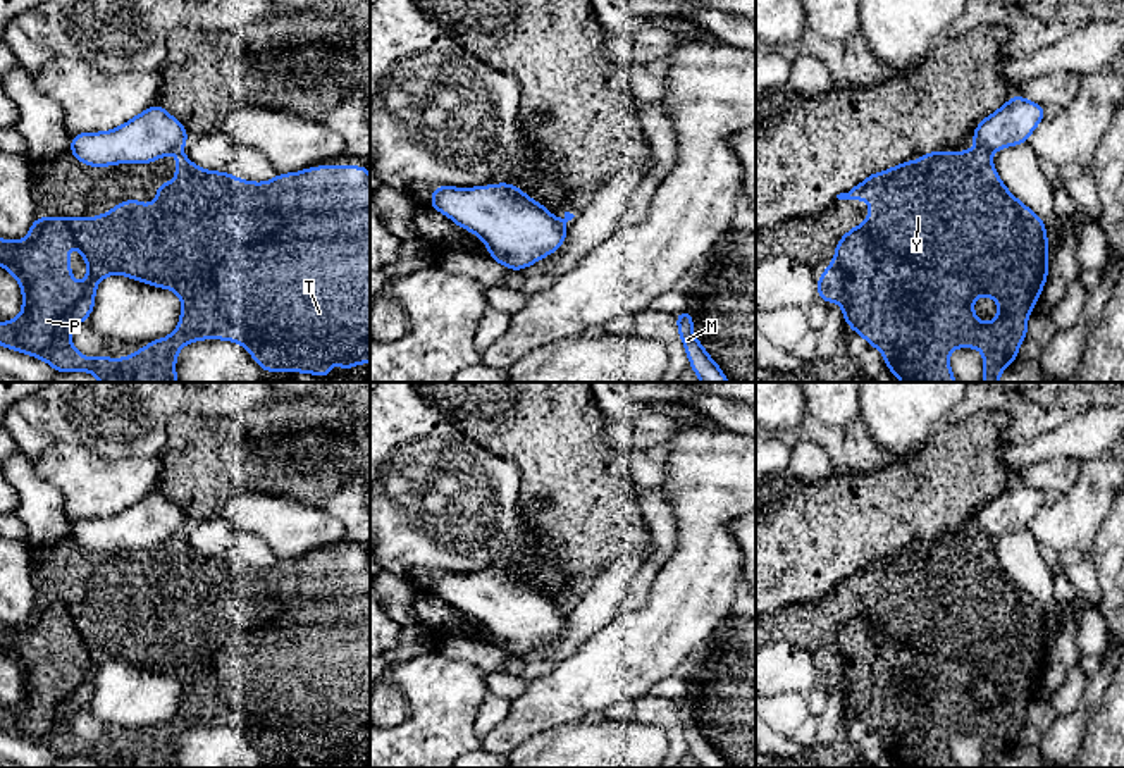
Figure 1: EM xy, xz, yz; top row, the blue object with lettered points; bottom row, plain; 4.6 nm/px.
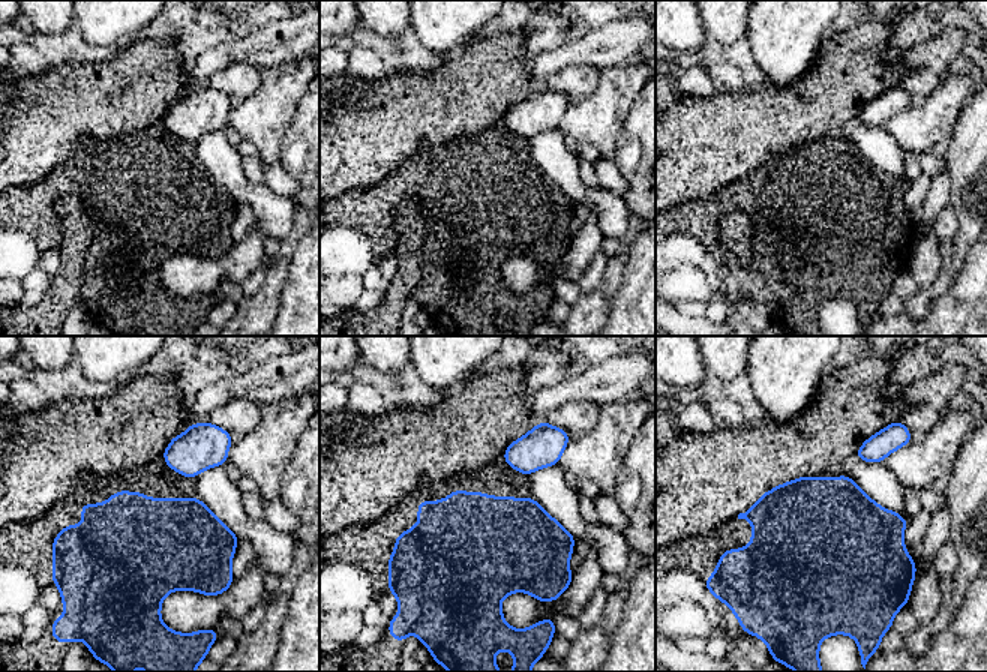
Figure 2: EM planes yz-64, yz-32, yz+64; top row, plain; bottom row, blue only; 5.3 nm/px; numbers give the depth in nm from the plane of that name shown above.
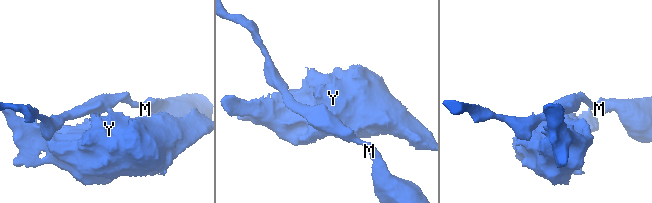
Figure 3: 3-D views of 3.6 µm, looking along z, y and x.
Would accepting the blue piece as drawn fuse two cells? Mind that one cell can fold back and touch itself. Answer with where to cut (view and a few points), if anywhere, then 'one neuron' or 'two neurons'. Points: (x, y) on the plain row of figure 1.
cut in yz along (983, 536), (987, 539); two neurons

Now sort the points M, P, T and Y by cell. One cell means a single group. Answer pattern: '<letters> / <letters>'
M / P T Y

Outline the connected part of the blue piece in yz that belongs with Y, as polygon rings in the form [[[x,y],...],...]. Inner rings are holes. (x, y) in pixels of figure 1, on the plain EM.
[[[978,536],[928,537],[916,548],[869,560],[861,572],[837,584],[868,585],[869,603],[835,630],[835,646],[816,668],[818,682],[842,691],[843,708],[881,737],[888,756],[902,768],[957,768],[948,749],[954,734],[979,734],[985,751],[981,768],[998,768],[1028,722],[1026,708],[1047,668],[1050,646],[1045,606],[1004,572],[991,542]],[[981,680],[998,689],[998,701],[990,709],[981,709],[973,696]]]

